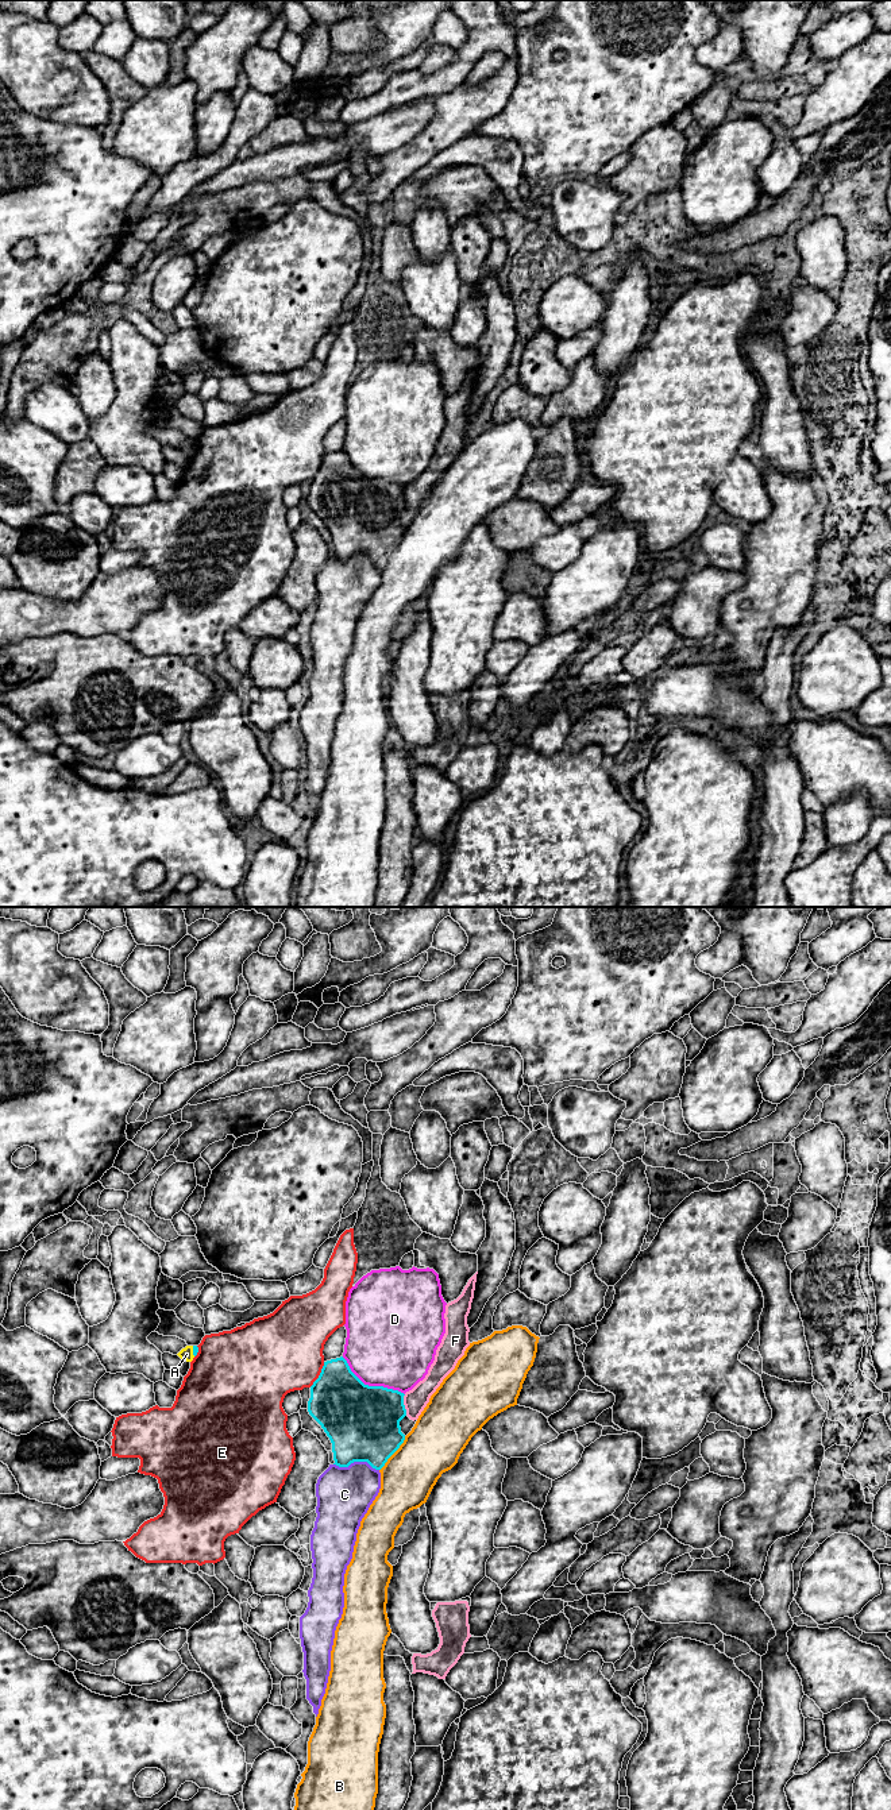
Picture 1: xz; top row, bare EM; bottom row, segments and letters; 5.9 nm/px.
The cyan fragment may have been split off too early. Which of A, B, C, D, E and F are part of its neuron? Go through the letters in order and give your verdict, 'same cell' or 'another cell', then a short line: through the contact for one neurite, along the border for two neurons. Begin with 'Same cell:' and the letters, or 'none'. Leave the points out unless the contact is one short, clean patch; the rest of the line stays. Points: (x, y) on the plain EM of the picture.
Same cell: none
A: another cell; line xz (192, 439), (195, 448)
B: another cell
C: another cell
D: another cell
E: another cell
F: another cell

